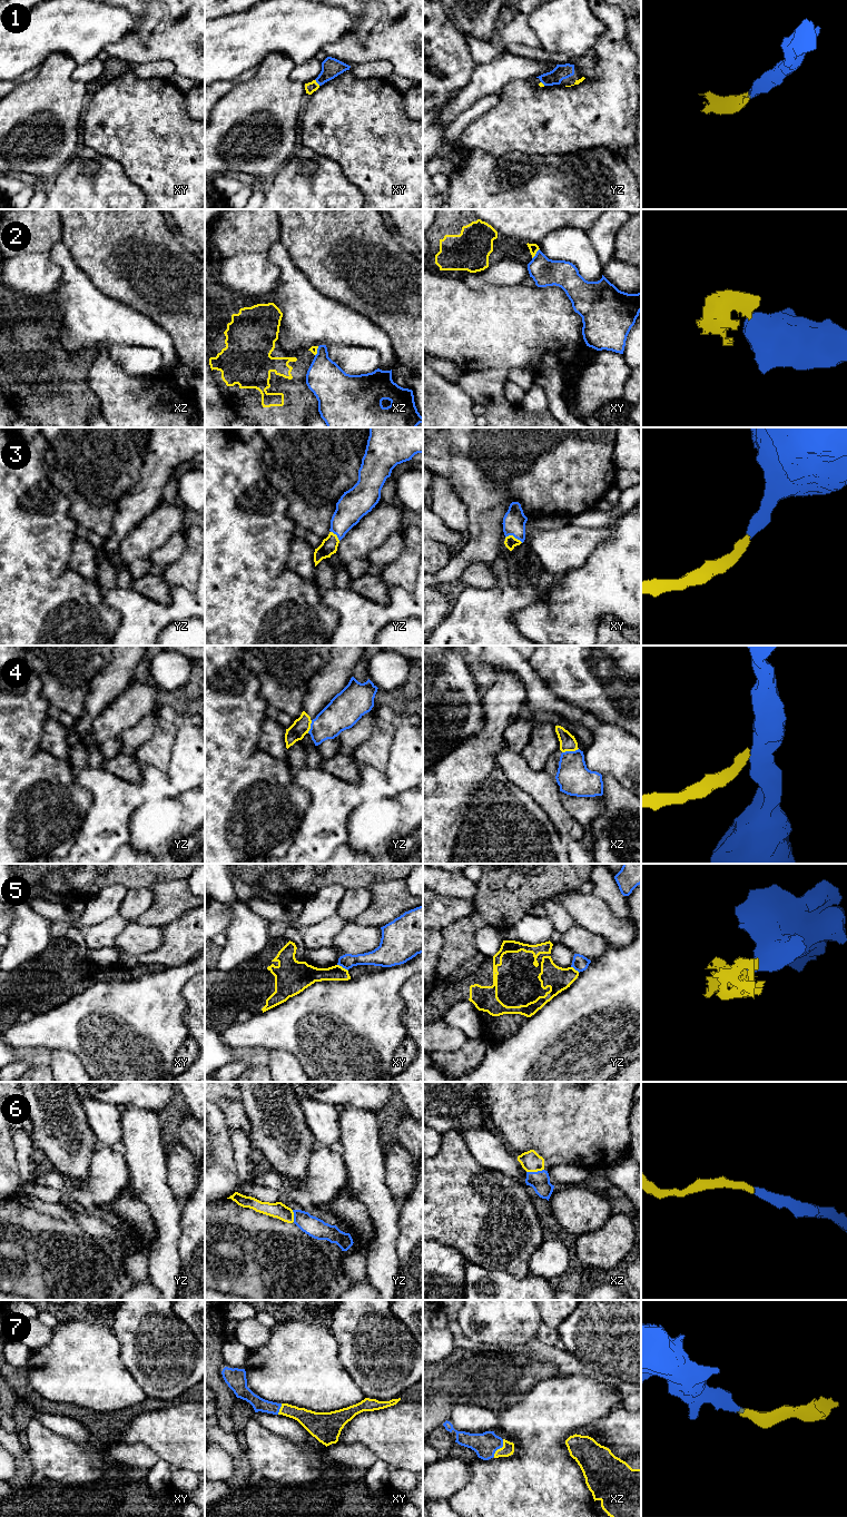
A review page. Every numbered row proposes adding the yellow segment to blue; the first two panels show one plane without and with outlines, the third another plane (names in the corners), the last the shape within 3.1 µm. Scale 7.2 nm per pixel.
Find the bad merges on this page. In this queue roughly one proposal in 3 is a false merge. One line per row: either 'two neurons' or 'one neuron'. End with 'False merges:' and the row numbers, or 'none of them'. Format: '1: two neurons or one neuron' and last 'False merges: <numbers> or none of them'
1: one neuron
2: two neurons
3: one neuron
4: two neurons
5: two neurons
6: one neuron
7: one neuron
False merges: 2, 4, 5

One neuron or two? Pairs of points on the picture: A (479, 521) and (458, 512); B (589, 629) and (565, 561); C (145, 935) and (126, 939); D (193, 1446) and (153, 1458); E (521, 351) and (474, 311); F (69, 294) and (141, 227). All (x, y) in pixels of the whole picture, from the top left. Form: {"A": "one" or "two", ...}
{"A": "two", "B": "two", "C": "one", "D": "two", "E": "one", "F": "two"}

